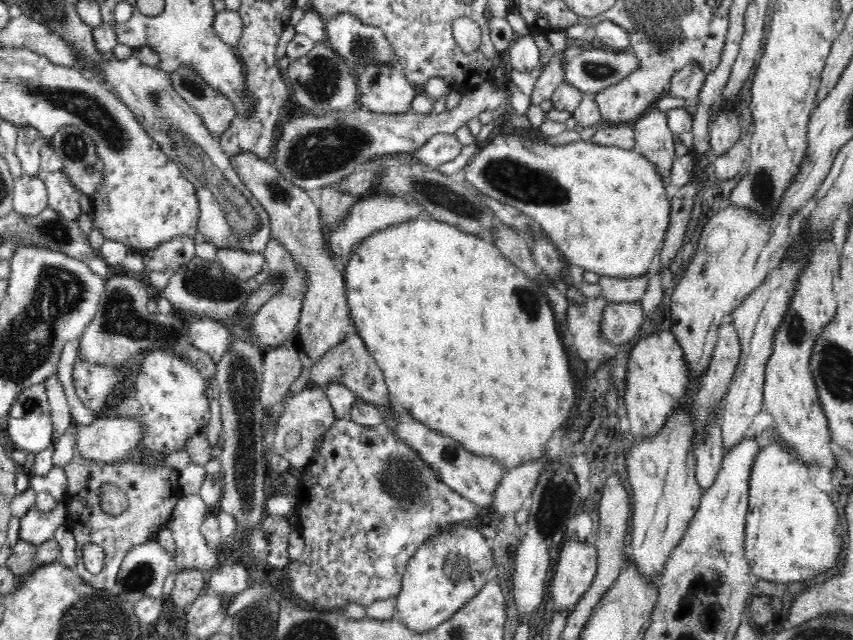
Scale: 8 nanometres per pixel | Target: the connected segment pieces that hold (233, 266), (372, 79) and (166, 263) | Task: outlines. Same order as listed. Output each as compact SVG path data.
M234 246L216 248L215 258L224 270L242 280L253 280L253 276L266 264L263 253L248 252Z
M389 63L368 64L362 72L355 72L358 88L358 107L376 114L403 114L410 110L418 91L411 86L398 66Z
M182 235L174 236L172 240L150 250L138 250L137 253L142 257L147 276L152 272L167 272L172 276L196 256L196 246L193 237Z

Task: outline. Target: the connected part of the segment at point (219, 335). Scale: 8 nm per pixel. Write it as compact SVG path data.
M187 316L188 335L197 349L206 351L216 363L222 358L231 343L231 334L221 322L210 317Z

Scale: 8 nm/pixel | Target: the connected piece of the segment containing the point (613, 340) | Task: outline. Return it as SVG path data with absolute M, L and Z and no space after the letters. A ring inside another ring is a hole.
M607 301L602 309L598 332L605 341L620 348L635 338L643 321L641 303Z

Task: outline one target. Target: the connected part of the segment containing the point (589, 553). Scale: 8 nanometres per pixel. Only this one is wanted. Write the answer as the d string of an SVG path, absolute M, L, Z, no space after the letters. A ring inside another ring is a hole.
M576 540L563 543L558 555L560 562L550 584L550 594L558 612L572 612L596 578L597 550L594 543L592 546Z

